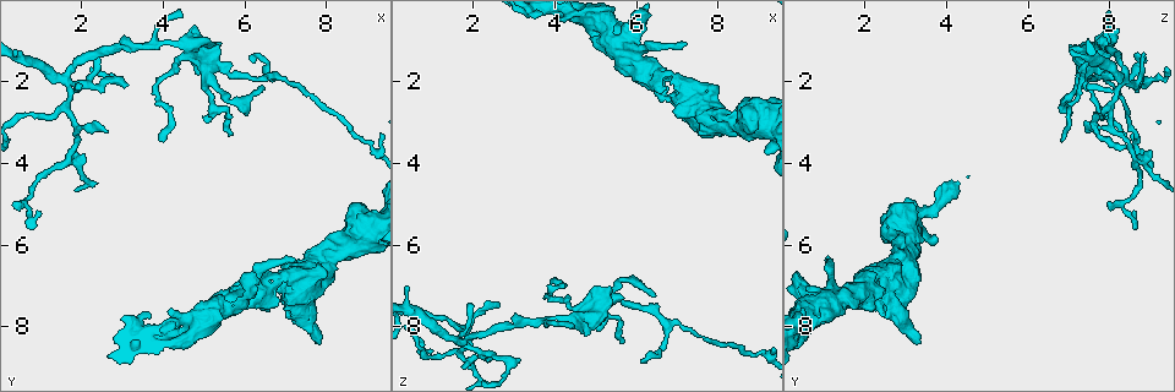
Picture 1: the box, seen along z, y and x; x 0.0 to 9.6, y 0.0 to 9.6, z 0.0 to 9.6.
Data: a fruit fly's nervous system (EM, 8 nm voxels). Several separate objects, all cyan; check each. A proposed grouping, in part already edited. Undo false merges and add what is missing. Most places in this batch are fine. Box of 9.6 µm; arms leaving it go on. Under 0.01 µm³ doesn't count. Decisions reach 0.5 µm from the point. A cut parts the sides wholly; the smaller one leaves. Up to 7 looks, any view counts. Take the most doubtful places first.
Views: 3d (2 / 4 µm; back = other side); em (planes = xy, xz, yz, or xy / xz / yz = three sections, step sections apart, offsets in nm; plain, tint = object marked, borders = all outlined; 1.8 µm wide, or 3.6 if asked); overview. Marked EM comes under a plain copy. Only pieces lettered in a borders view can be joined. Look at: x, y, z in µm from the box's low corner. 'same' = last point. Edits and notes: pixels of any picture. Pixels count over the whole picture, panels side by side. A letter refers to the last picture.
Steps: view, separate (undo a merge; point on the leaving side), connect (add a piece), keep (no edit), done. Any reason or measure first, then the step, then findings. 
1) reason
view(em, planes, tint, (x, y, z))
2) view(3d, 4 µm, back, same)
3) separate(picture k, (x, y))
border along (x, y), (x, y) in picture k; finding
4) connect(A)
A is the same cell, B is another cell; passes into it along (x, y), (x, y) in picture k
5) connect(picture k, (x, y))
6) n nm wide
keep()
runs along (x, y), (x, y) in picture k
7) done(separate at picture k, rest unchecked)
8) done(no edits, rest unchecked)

four-way junction
view(em, planes, borders, (8.05, 6.40, 2.90))

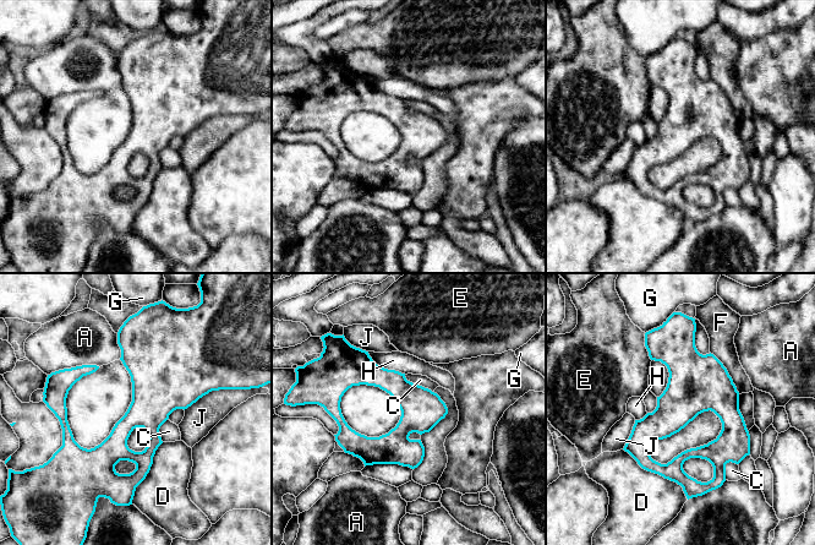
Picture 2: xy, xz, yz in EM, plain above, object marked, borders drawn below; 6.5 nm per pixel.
keep()
A, C, D, E, F, G, H and J are other cells; runs along (677, 337), (678, 403), (644, 456), (689, 484) in picture 2; one neuron here

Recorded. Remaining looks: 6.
view(em, planes, borders, (5.85, 7.25, 1.20))

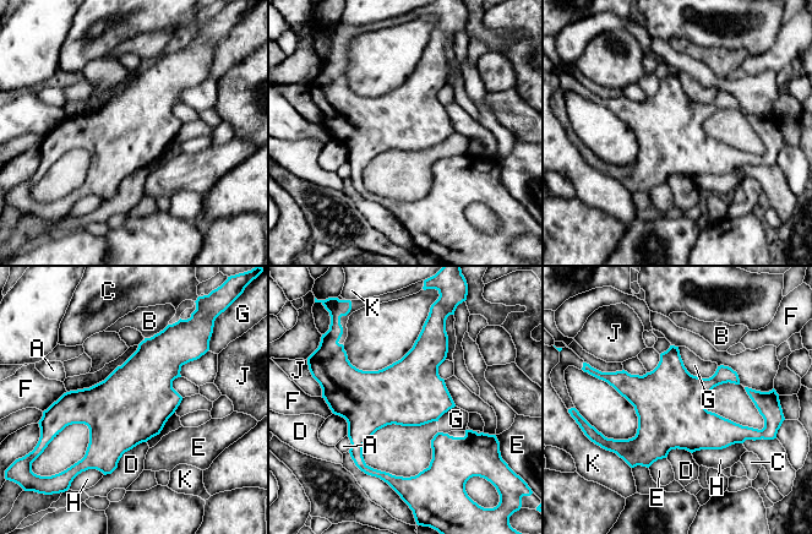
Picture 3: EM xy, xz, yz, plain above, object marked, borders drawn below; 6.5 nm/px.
G touches over 550 nm
keep()
A, B, C, D, E, F, G, H, J and K are other cells; border along (139, 345), (103, 380), (67, 392) in picture 3; all the same neuron

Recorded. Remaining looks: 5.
four-way junction
view(em, planes, tint, (1.60, 1.95, 8.40))

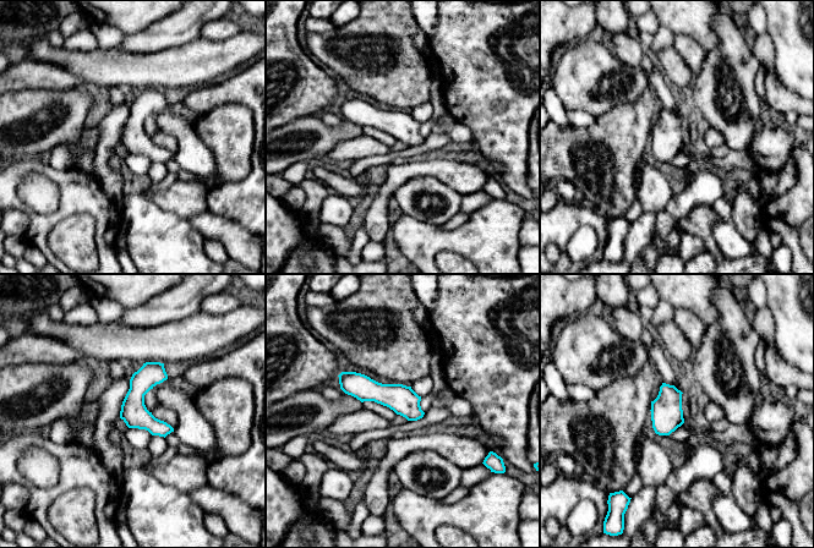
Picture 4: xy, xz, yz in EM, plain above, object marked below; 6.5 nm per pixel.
see the neighbours
view(em, planes, borders, same)

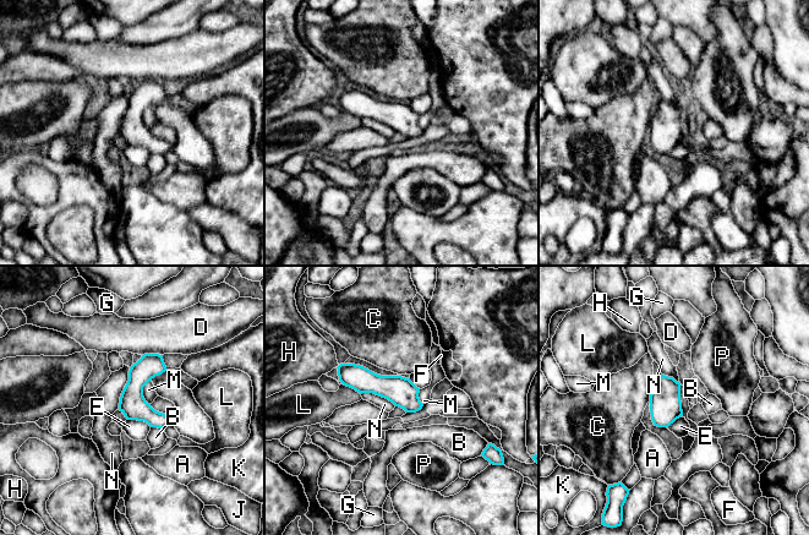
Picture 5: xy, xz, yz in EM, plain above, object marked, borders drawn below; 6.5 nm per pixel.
keep()
A, B, C, D, E, F, G, H, J, K, L, M, N and P are other cells; border along (130, 369), (118, 408) in picture 5; one neuron here

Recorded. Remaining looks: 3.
done(no edits, rest unchecked)

